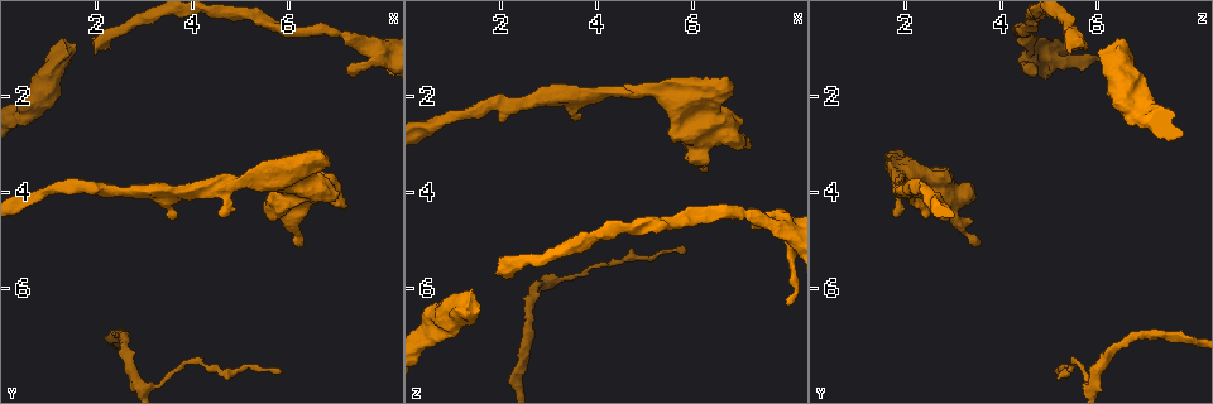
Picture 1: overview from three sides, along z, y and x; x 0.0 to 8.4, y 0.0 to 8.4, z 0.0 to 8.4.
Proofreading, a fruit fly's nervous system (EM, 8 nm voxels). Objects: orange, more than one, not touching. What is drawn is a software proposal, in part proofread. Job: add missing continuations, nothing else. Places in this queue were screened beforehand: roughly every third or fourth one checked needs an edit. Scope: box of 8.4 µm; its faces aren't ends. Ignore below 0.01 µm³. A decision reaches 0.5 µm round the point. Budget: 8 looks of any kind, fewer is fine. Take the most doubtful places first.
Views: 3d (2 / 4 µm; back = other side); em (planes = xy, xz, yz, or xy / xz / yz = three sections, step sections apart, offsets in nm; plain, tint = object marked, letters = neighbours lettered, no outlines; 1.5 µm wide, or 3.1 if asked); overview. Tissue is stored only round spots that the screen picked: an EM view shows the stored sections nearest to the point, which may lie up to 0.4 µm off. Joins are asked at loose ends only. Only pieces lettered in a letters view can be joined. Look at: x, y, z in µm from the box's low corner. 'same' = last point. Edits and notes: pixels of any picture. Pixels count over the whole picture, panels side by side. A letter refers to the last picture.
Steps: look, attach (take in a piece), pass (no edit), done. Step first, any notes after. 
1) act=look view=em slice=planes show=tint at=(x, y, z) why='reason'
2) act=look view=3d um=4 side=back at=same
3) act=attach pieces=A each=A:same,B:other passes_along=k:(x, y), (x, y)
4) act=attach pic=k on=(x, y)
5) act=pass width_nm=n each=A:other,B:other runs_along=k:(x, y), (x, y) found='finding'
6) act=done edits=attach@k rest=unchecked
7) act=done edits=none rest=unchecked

act=look view=em slice=xy step=4 show=plain at=(6.80, 3.45, 1.75)

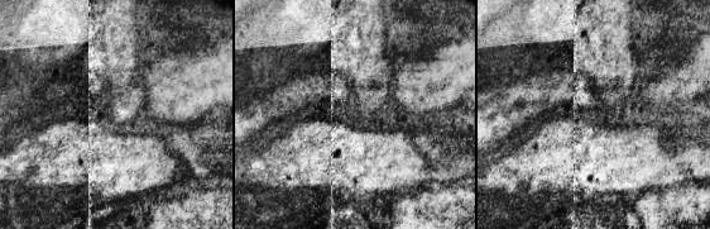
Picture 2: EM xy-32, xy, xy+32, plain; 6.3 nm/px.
act=look view=em slice=xy step=4 show=tint at=same why='with the object marked'

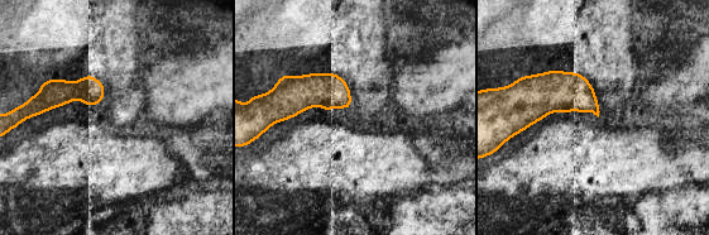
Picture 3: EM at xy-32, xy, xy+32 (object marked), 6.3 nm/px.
act=look view=em slice=xy step=4 show=letters at=same

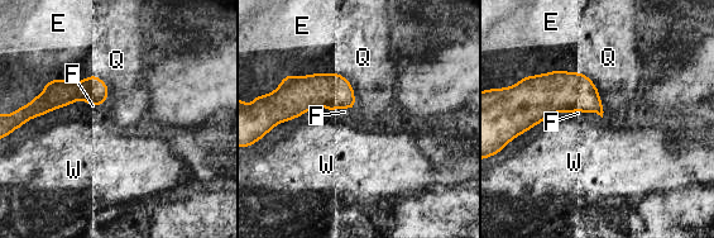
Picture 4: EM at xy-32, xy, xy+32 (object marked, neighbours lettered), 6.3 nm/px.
act=attach pieces=F longest_contact=Q:320nm each=E:other,F:same,Q:other,W:other passes_along=4:(555, 91), (586, 112), (578, 113) found='the neuron continues'

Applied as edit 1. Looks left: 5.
act=look view=3d um=2 at=(6.30, 5.10, 3.60)

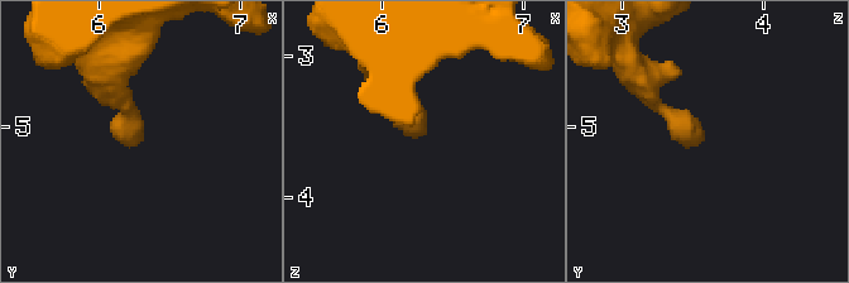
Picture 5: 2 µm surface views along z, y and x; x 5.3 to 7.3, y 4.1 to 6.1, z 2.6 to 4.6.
act=look view=em slice=planes show=letters at=(6.26, 5.08, 3.58) why='shape alone is not enough'

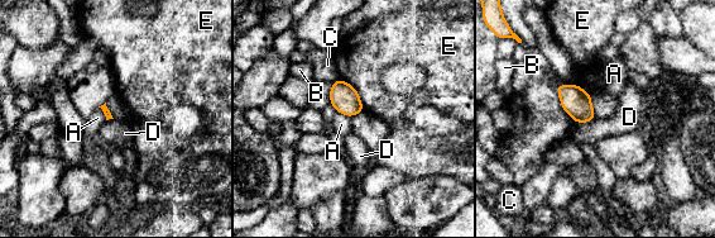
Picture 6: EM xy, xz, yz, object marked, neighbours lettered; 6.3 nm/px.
act=pass longest_contact=E:280nm each=A:other,B:other,C:other,D:other,E:other border=6:(336, 112), (344, 113), (350, 118) found='no lettered piece goes on from it'

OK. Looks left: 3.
act=look view=em slice=planes show=letters at=(5.90, 7.75, 5.20) why='thin end'

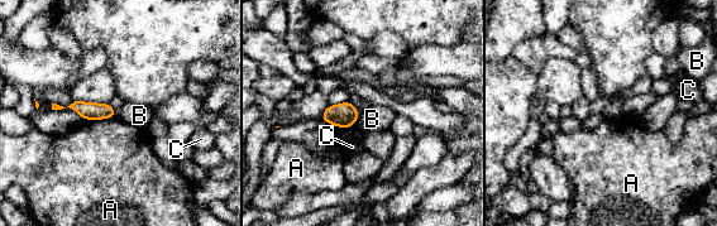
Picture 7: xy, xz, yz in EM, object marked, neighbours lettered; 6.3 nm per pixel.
act=pass each=A:other,B:other,C:other border=7:(361, 111), (354, 124) found='none of them fits'

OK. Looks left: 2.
act=done edits=attach@4 rest=unchecked

